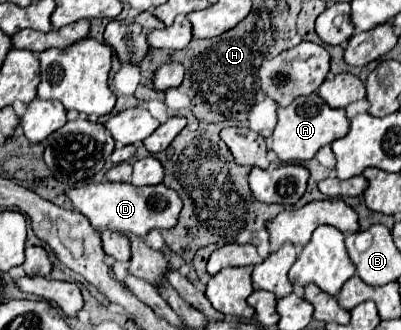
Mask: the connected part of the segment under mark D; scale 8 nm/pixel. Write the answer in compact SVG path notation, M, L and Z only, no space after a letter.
M86 183L82 187L66 189L66 197L72 201L74 209L84 213L94 227L124 231L128 235L146 235L150 229L170 229L182 209L180 197L166 185L154 187L134 187L132 183Z

